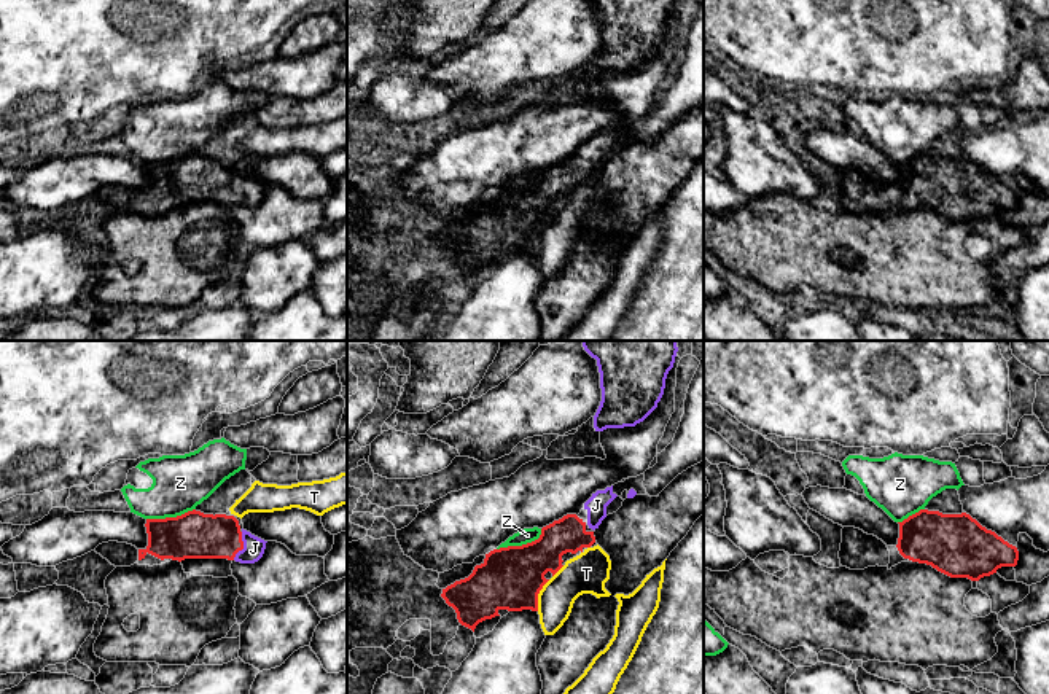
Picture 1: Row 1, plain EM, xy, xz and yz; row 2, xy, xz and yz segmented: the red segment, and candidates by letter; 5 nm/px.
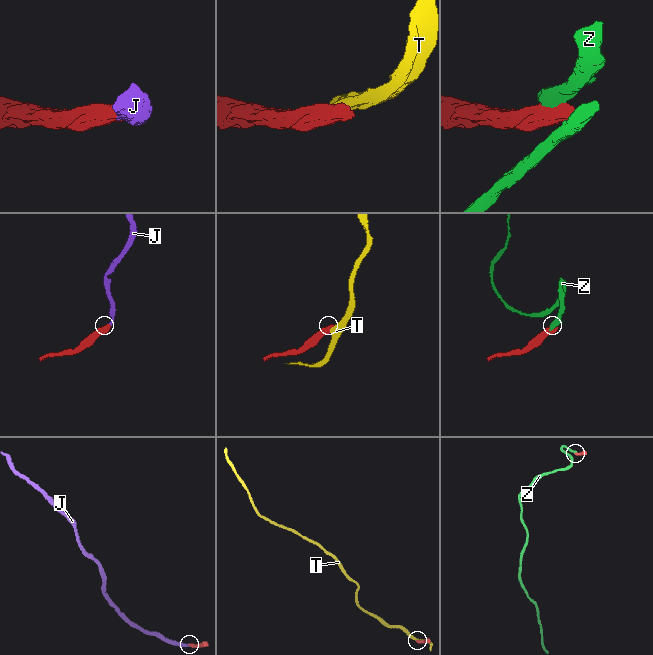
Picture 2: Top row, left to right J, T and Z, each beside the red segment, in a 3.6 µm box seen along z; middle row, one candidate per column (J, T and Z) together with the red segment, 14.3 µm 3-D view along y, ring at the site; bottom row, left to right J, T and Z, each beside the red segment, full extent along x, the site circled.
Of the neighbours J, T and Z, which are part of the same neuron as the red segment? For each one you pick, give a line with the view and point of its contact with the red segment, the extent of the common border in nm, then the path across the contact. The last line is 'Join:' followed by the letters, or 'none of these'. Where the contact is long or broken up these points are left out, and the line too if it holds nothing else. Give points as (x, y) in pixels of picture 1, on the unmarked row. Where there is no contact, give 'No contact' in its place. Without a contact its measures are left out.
J: Touches red at xy (242, 190). Shared border 150 nm. Path across: xy (194, 179), (220, 180), (242, 190), (253, 191)
Join: J

